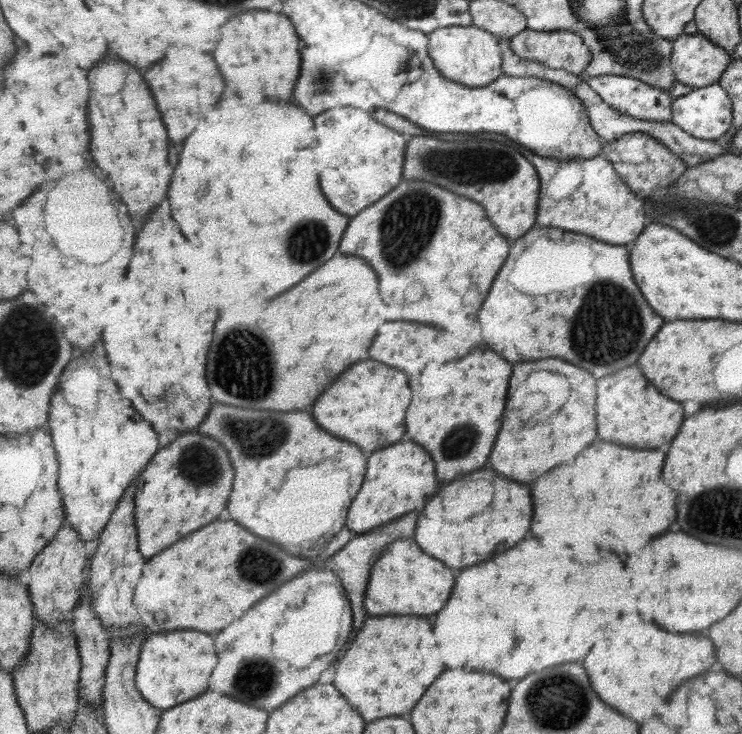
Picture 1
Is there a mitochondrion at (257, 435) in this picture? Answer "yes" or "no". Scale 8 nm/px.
yes

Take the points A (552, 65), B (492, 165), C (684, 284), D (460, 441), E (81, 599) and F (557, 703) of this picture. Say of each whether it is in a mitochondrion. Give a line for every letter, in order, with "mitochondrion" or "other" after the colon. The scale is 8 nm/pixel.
A: other
B: mitochondrion
C: other
D: mitochondrion
E: other
F: mitochondrion

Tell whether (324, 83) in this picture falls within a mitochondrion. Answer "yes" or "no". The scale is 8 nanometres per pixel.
yes

